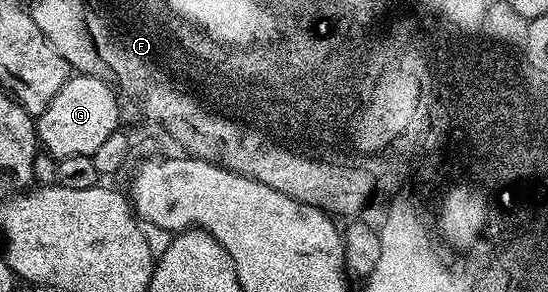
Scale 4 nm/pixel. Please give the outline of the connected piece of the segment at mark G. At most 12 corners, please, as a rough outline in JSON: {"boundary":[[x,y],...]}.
{"boundary":[[73,74],[35,120],[41,148],[90,156],[119,130],[101,77]]}

